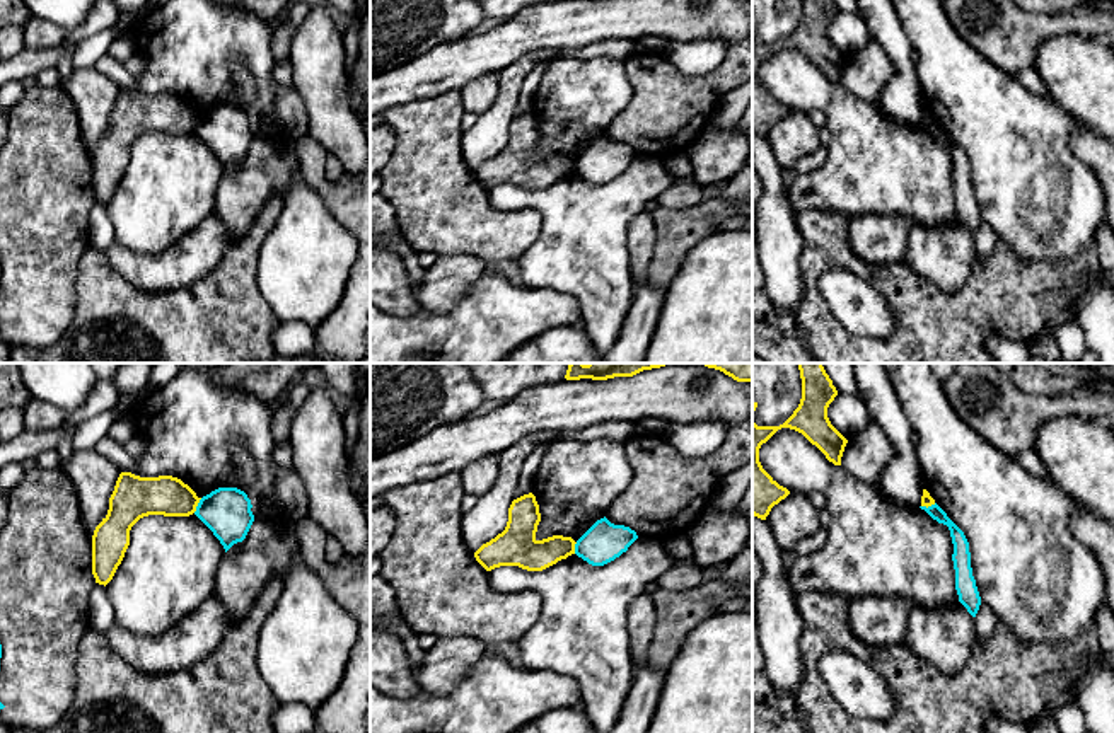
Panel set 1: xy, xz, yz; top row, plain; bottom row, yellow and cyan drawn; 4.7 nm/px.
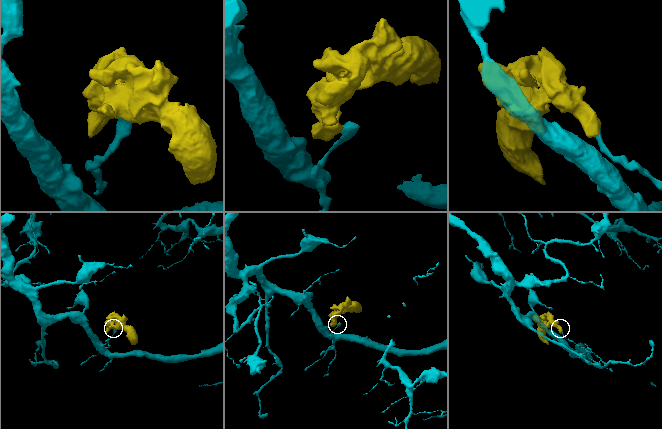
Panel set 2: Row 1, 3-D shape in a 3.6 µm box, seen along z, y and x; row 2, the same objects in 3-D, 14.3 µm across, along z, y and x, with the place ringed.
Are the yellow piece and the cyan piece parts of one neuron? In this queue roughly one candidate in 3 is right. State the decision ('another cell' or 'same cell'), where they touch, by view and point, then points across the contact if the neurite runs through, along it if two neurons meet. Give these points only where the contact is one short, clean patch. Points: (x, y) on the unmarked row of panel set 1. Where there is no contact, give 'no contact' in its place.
another cell; contact xy (197, 123); border xy (202, 116), (193, 130)

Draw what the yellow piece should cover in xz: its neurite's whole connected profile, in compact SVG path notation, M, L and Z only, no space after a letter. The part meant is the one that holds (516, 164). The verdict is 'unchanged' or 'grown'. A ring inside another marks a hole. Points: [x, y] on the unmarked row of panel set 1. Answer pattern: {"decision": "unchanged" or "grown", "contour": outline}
{"decision": "unchanged", "contour": "M532 111L513 118L505 148L474 170L476 179L486 189L500 184L542 189L575 172L577 160L572 155L553 153L537 159L539 140L539 123Z"}

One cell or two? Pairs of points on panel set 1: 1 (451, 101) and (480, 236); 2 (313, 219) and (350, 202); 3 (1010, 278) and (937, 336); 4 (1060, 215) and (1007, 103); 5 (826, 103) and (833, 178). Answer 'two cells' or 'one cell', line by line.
1: one cell
2: two cells
3: one cell
4: one cell
5: one cell

